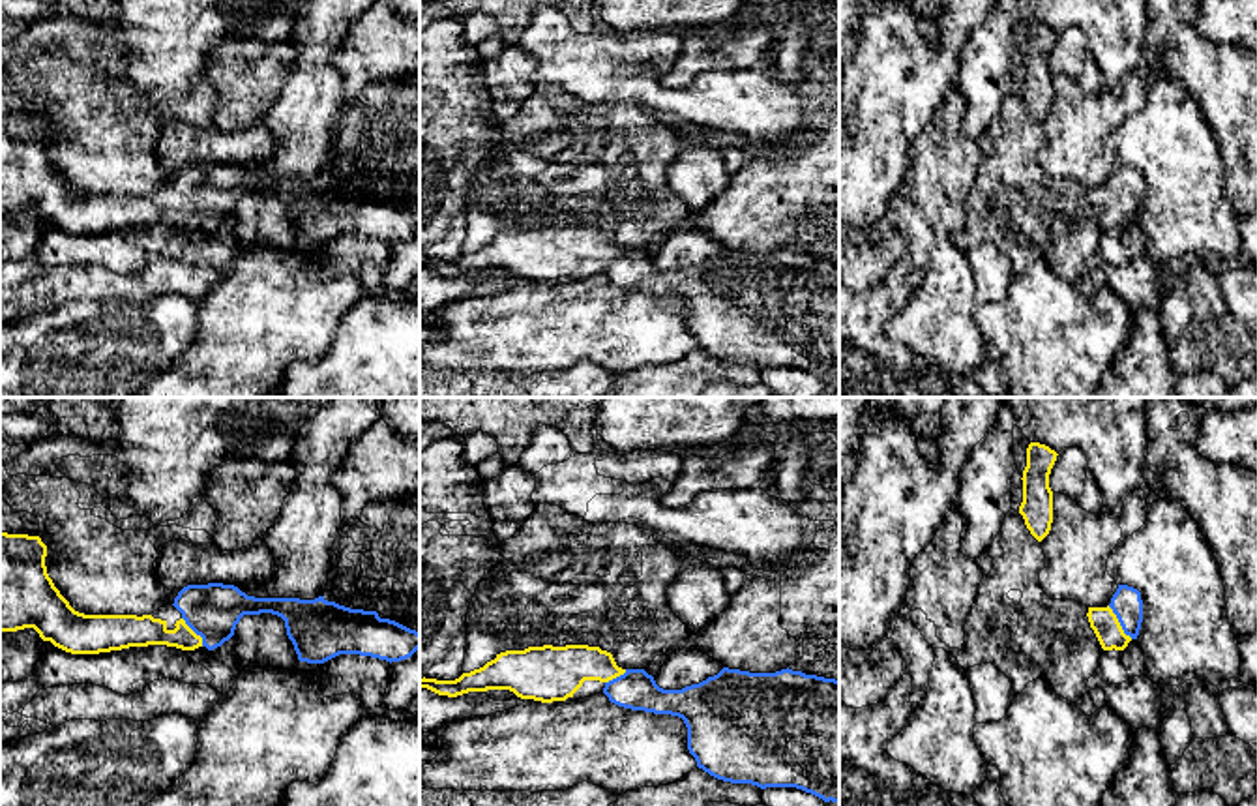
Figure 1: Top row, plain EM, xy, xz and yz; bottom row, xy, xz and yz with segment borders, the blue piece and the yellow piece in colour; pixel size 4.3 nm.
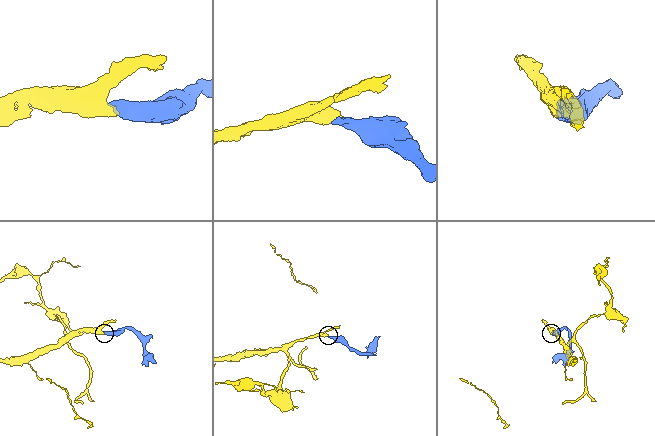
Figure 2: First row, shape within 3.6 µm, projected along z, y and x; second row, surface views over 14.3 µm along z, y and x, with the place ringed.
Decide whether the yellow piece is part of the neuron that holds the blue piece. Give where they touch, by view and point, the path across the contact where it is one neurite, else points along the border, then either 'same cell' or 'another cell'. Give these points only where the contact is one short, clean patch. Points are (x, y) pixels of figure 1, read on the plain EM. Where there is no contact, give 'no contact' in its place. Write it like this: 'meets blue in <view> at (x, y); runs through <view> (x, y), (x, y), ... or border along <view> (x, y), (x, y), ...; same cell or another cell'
meets blue in yz at (1119, 201); runs through yz (1126, 184), (1119, 201), (1104, 203); same cell

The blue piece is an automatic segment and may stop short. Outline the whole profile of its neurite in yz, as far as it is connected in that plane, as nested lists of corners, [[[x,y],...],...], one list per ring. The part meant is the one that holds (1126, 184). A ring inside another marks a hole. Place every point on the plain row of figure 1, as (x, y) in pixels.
[[[1118,165],[1107,187],[1088,187],[1088,202],[1103,231],[1124,231],[1137,219],[1143,202],[1141,172]]]

